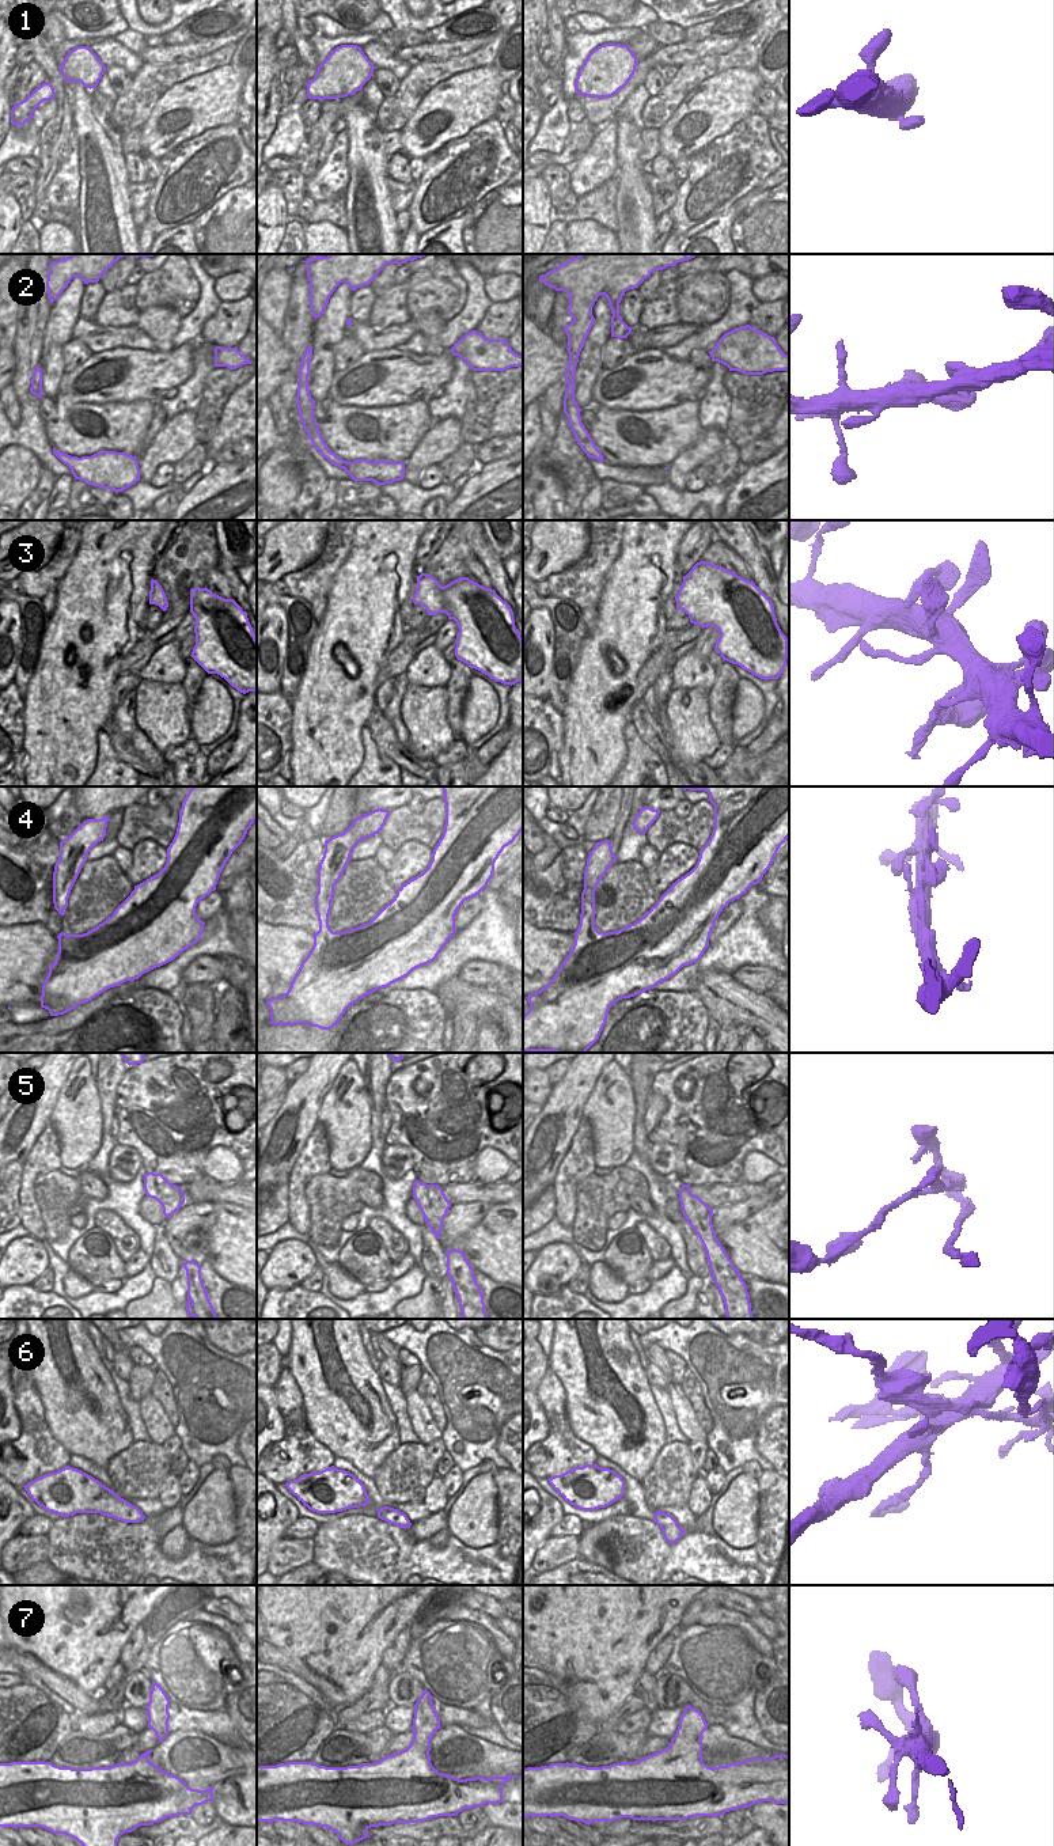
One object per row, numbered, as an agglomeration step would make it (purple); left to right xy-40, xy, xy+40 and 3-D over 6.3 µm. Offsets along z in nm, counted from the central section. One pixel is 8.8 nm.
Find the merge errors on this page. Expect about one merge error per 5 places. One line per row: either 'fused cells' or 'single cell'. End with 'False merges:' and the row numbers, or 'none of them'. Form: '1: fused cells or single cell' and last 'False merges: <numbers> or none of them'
1: single cell
2: single cell
3: single cell
4: single cell
5: fused cells
6: fused cells
7: single cell
False merges: 5, 6

